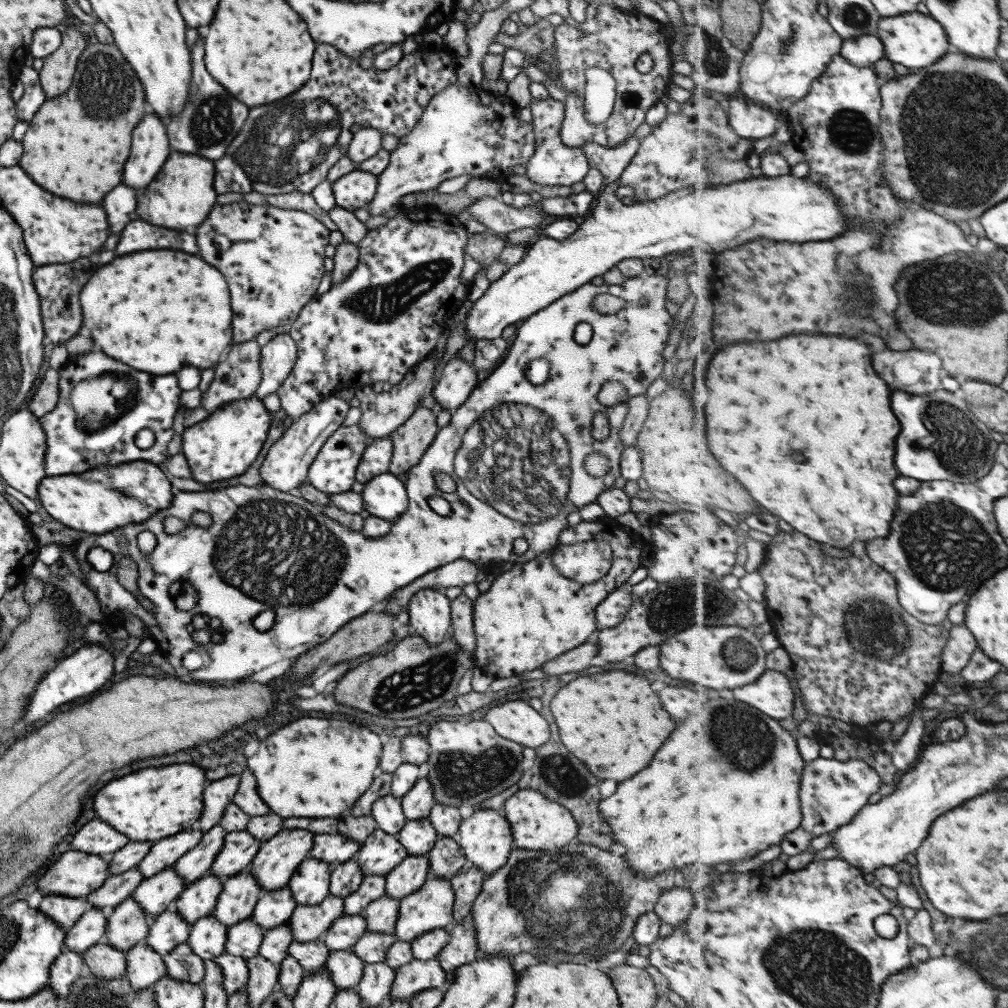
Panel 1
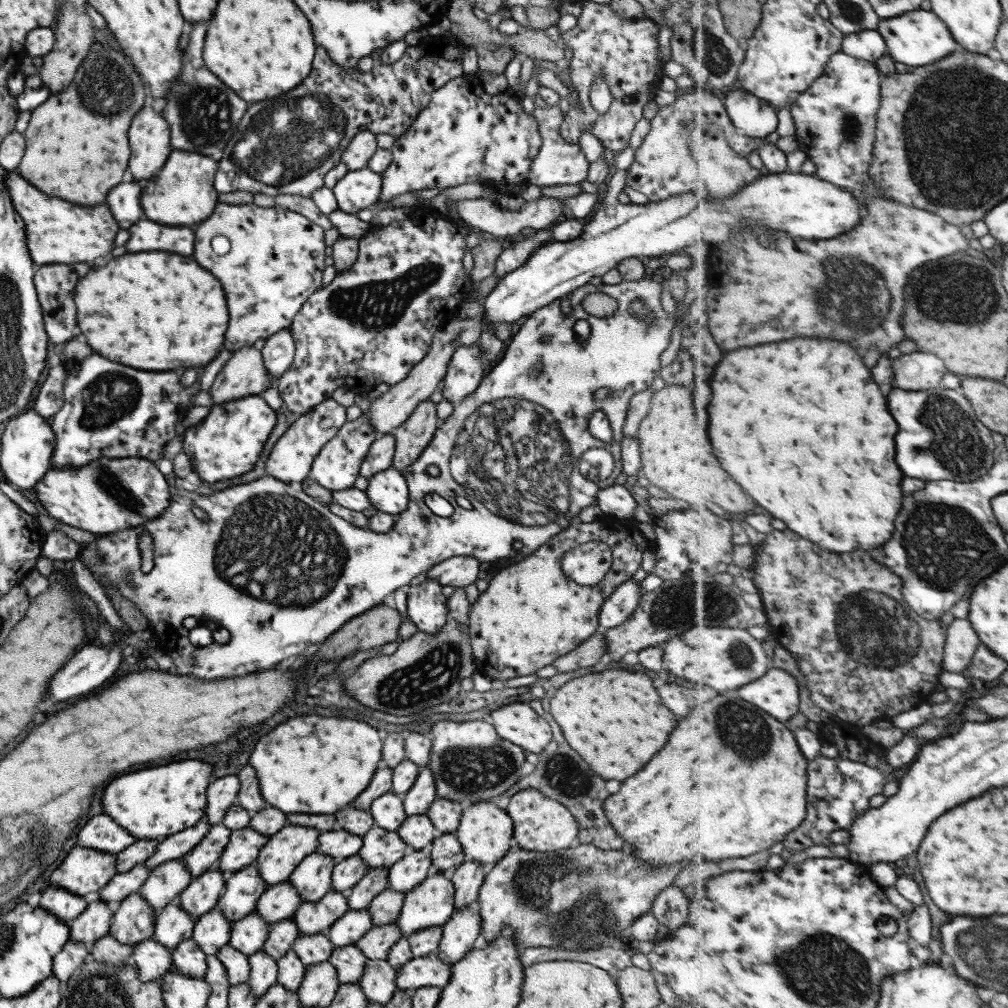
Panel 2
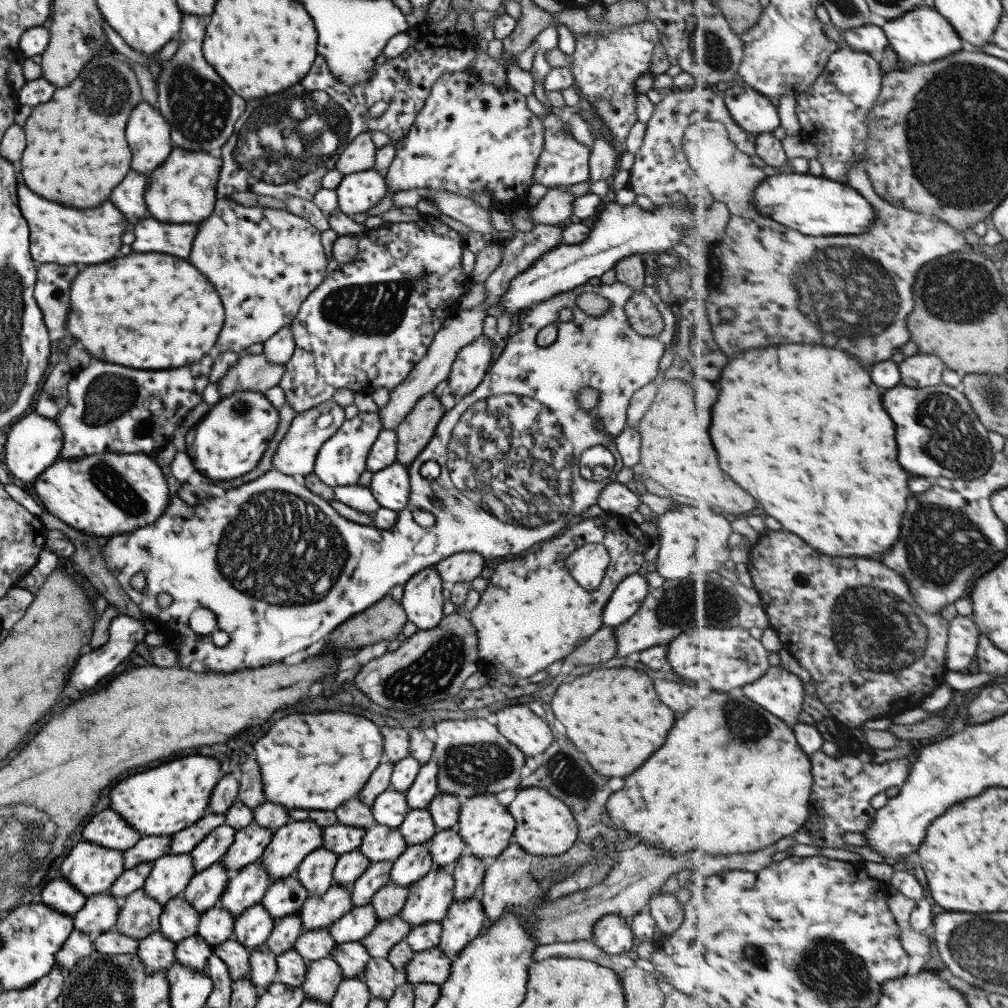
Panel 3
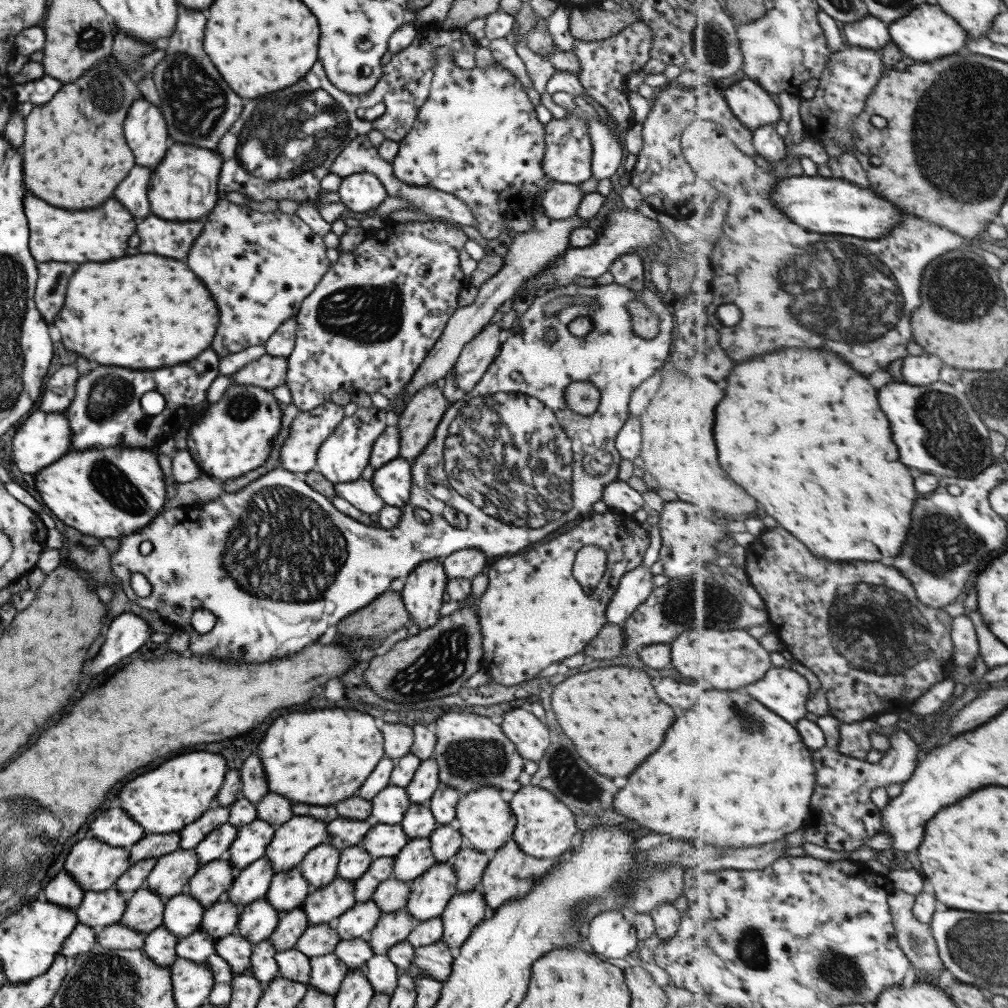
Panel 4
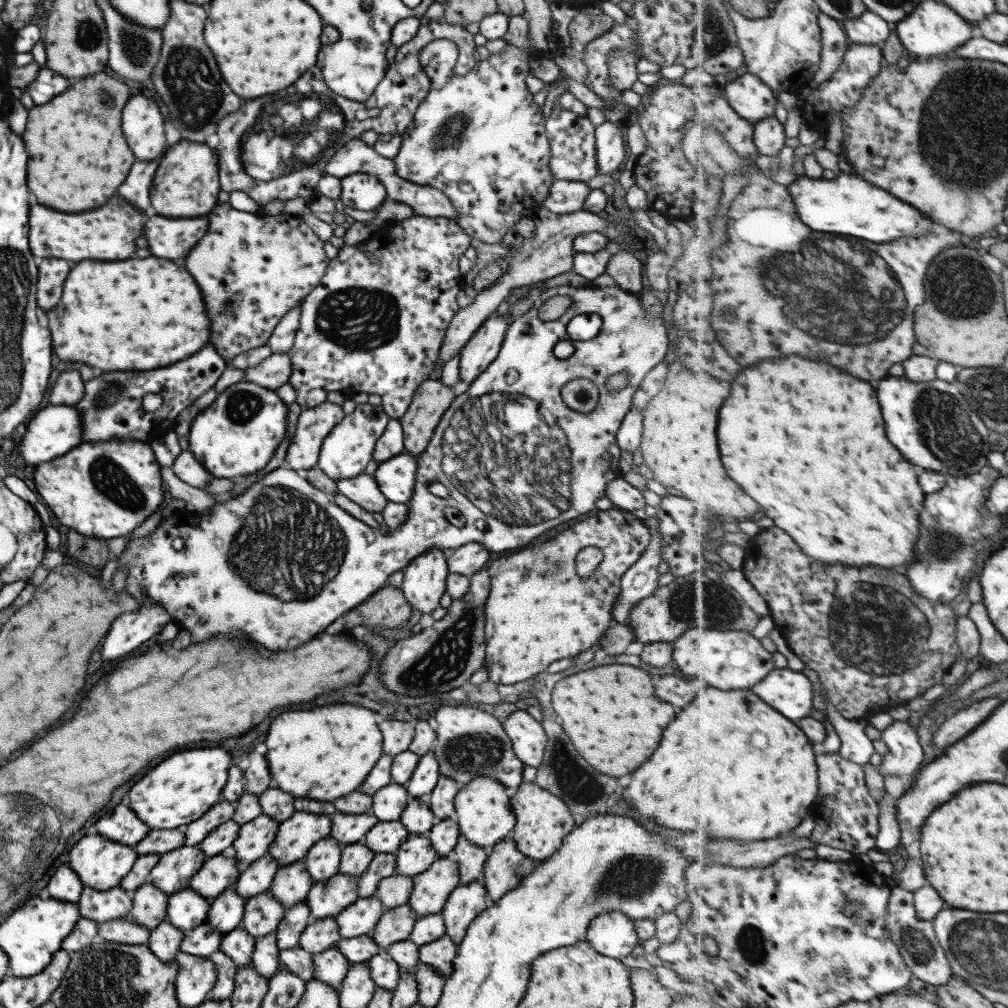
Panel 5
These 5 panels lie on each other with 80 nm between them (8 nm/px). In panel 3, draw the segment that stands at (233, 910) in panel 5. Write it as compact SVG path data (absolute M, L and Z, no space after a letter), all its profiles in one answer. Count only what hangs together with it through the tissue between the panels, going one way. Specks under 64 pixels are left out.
M213 906L200 914L195 935L199 935L213 948L227 939L233 939L234 916L221 906Z

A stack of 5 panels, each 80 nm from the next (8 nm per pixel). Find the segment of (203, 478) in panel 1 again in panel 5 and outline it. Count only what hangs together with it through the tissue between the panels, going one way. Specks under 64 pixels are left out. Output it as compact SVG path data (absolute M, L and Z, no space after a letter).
M242 380L227 386L191 421L189 452L215 478L247 476L270 461L285 435L288 407L274 390Z

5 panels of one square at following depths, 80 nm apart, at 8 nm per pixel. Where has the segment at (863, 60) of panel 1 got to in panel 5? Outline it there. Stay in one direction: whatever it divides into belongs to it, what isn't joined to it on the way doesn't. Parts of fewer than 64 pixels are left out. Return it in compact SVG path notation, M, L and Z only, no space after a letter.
M869 10L860 17L847 19L842 25L851 44L882 45L891 34L890 23Z

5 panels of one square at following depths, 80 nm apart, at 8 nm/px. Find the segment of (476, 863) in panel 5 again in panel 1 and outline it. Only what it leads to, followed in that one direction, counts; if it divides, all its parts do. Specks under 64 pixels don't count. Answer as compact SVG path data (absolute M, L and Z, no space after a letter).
M469 865L461 867L450 877L449 884L454 892L453 922L459 922L470 915L470 908L484 879L484 872L481 869Z

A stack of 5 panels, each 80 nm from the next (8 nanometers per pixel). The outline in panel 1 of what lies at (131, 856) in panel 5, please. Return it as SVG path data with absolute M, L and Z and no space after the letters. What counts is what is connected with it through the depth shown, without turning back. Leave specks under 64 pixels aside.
M77 850L63 852L59 860L55 860L43 871L43 875L35 880L35 886L31 886L33 890L45 895L56 894L71 898L85 898L93 889L100 887L109 875L107 857L93 856Z

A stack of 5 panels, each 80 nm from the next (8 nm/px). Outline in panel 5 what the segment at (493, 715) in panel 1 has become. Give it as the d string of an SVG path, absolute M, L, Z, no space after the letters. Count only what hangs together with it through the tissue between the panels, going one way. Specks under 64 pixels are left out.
M517 710L507 715L502 727L510 738L514 755L527 766L539 766L547 744L539 722L523 710Z

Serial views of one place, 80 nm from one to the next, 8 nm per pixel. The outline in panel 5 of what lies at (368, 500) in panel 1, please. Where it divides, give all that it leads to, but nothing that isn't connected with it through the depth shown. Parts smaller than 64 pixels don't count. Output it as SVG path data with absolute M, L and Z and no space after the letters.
M401 451L377 464L372 477L388 501L407 503L414 489L416 468L416 456Z

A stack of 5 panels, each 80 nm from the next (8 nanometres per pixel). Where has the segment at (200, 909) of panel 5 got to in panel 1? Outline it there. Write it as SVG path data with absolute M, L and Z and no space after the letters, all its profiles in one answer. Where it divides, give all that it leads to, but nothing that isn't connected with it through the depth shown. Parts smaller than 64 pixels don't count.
M171 907L152 918L148 928L149 931L143 944L150 946L157 954L163 956L177 944L186 942L189 926Z

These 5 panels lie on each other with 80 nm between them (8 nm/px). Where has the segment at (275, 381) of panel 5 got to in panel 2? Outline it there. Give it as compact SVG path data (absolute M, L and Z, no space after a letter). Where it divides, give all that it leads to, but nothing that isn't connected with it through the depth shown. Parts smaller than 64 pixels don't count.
M243 347L239 350L231 351L230 358L225 362L223 368L219 370L212 385L208 388L213 405L222 402L241 398L249 395L259 395L270 386L269 376L263 368L263 361L260 351L251 347Z

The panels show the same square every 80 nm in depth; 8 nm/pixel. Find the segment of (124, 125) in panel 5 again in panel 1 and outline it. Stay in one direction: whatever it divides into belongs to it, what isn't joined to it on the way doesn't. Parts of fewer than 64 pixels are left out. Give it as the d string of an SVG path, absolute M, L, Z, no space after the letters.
M143 114L131 132L131 152L123 168L123 184L143 188L169 156L168 138L155 114Z

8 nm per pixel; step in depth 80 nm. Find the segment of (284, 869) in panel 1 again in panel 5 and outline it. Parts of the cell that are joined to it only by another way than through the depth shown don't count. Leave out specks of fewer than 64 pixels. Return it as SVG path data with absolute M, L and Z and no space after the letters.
M294 812L290 818L278 824L267 854L277 862L278 867L303 860L313 844L328 836L329 820L329 816Z

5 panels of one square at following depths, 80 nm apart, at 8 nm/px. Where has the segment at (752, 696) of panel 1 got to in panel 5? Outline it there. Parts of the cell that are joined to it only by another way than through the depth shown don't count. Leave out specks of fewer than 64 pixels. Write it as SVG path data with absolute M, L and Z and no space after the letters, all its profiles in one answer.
M788 667L772 670L753 690L765 702L771 702L775 710L796 723L813 712L814 682L801 671L793 671Z

